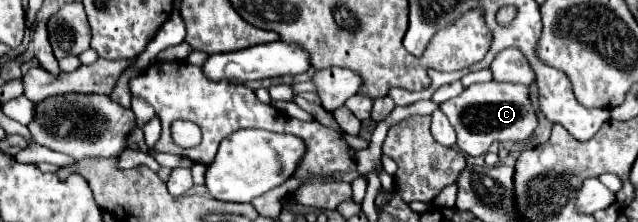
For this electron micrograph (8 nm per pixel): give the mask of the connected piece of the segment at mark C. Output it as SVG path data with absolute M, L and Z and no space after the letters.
M484 82L464 88L456 98L440 104L440 110L450 120L458 134L456 146L470 156L482 156L492 142L500 140L526 140L536 128L536 112L528 100L528 86L506 82Z

